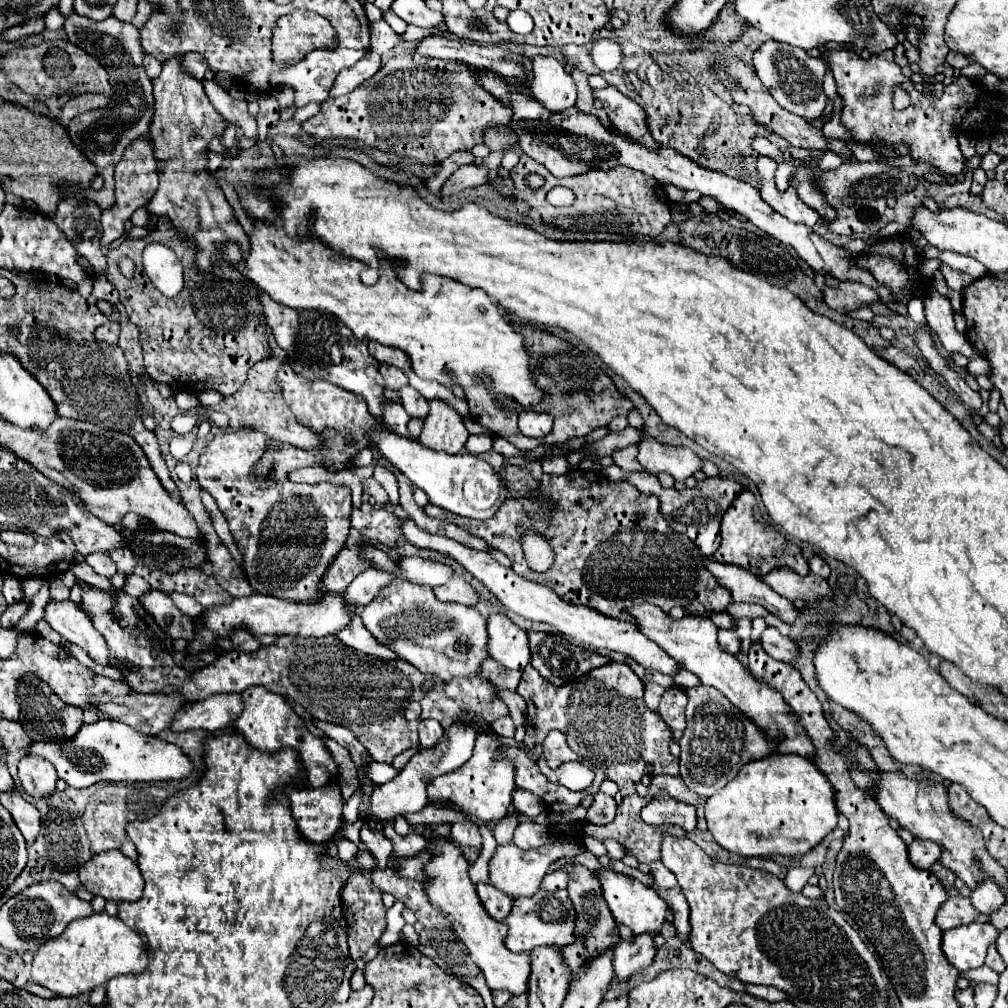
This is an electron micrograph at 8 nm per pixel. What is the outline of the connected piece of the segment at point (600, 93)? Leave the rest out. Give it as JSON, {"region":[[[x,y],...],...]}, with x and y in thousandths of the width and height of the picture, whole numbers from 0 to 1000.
{"region":[[[607,85],[587,89],[587,97],[595,99],[599,107],[605,111],[607,127],[617,129],[621,135],[629,139],[639,139],[639,143],[645,143],[645,147],[653,147],[647,135],[643,135],[643,125],[639,123],[639,111],[631,107],[631,101],[627,101]]]}

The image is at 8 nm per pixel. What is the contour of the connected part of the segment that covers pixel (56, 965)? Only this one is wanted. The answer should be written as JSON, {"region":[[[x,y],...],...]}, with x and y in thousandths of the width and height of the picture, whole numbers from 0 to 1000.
{"region":[[[91,907],[83,913],[73,913],[67,921],[44,937],[32,954],[32,970],[36,976],[52,982],[56,988],[71,990],[89,986],[95,978],[103,978],[113,968],[139,966],[147,956],[145,938],[141,931],[127,921],[119,911],[101,907]]]}

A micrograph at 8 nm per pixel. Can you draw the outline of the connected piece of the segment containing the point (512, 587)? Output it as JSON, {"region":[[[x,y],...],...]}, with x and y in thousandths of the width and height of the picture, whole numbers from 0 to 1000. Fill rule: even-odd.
{"region":[[[395,514],[397,526],[403,534],[403,538],[407,538],[409,542],[417,544],[417,546],[431,546],[437,548],[444,554],[448,554],[450,558],[454,558],[460,565],[464,565],[472,575],[476,575],[496,597],[500,603],[504,603],[506,607],[512,607],[524,615],[532,615],[532,617],[542,617],[546,621],[550,621],[552,625],[556,625],[558,629],[565,631],[569,637],[577,637],[579,643],[593,643],[593,645],[605,645],[605,647],[615,647],[619,651],[625,651],[627,655],[631,655],[637,663],[641,665],[651,665],[663,671],[671,671],[675,667],[673,657],[663,651],[663,647],[659,647],[651,637],[643,635],[627,617],[621,615],[611,615],[605,611],[599,611],[595,607],[587,607],[587,603],[571,603],[567,599],[560,599],[560,595],[556,595],[556,591],[548,589],[542,581],[526,577],[518,571],[514,571],[508,563],[500,563],[496,562],[484,548],[476,548],[476,546],[468,546],[462,544],[446,534],[440,532],[431,532],[425,530],[421,526],[417,526],[413,522],[413,518],[409,514]]]}

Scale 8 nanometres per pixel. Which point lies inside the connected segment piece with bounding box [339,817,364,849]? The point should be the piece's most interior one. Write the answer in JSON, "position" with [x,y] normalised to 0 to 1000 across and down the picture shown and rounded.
{"position":[349,824]}

